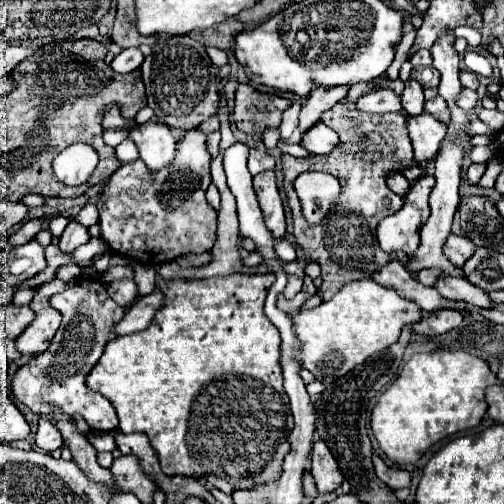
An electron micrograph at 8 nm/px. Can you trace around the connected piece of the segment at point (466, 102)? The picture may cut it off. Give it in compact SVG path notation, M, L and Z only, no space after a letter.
M463 89L459 99L457 99L457 105L461 105L465 111L475 109L475 105L477 105L477 93L471 91L471 89Z

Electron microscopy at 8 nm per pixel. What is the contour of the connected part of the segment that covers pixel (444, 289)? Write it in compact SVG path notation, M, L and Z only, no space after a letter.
M451 275L437 277L435 289L447 299L467 301L477 307L491 307L493 305L493 301L479 287L475 287L473 283L469 283L465 279L459 279L459 277L451 277Z

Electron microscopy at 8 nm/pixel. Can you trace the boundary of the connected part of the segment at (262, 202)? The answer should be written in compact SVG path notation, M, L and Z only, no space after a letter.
M263 171L253 177L253 189L257 193L259 207L263 211L265 223L275 239L281 239L285 235L285 213L283 203L277 187L277 177L273 171Z

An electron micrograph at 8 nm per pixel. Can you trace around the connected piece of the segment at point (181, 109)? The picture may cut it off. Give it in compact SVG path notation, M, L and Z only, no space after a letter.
M189 35L157 41L153 45L153 53L145 57L141 73L147 89L149 107L155 111L161 123L189 131L203 123L207 117L215 115L219 105L217 69L209 61L205 45L191 39Z

